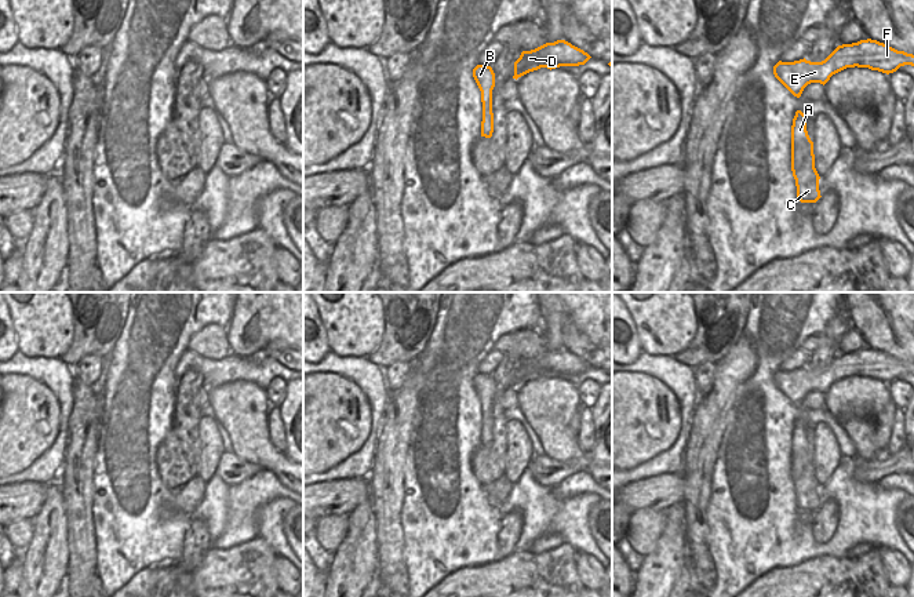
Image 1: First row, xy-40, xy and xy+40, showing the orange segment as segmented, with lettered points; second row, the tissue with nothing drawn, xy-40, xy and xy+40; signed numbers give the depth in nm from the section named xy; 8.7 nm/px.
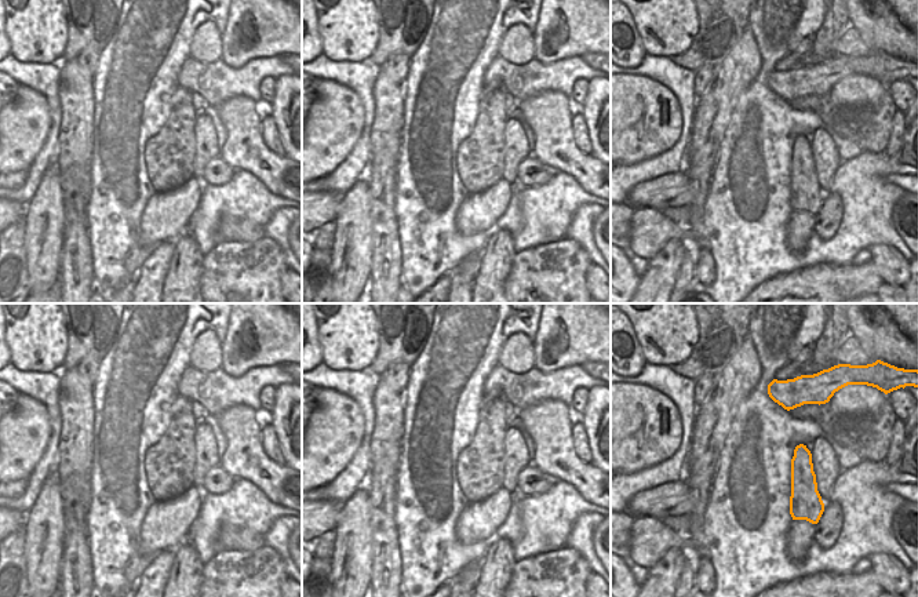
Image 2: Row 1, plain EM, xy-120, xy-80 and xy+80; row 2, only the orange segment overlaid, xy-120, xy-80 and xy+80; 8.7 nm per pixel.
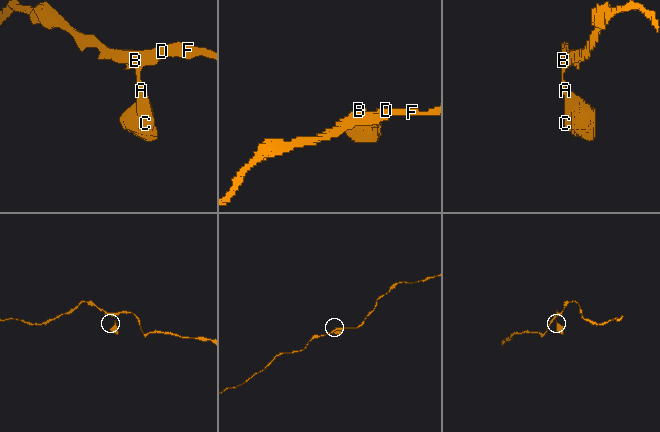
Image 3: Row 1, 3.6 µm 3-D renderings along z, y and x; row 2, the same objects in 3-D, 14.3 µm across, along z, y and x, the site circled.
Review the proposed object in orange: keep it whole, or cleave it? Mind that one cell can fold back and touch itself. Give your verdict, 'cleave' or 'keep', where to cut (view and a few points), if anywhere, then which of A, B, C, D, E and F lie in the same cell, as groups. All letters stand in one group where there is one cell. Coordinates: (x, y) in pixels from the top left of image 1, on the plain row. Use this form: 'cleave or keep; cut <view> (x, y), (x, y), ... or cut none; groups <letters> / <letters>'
keep; cut none; groups A B C D E F

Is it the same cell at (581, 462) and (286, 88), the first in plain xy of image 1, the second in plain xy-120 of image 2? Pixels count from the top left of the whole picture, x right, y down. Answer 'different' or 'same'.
same

